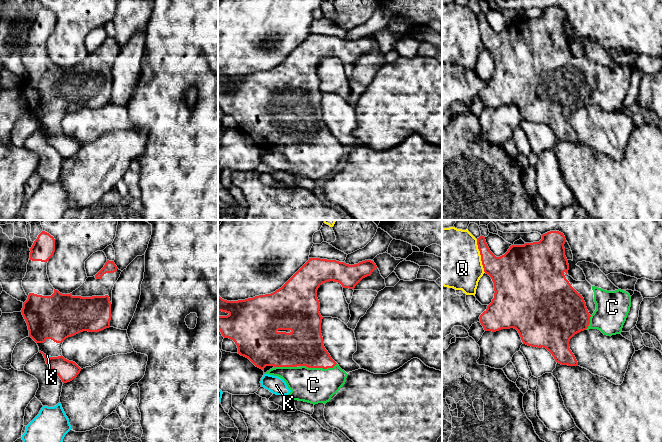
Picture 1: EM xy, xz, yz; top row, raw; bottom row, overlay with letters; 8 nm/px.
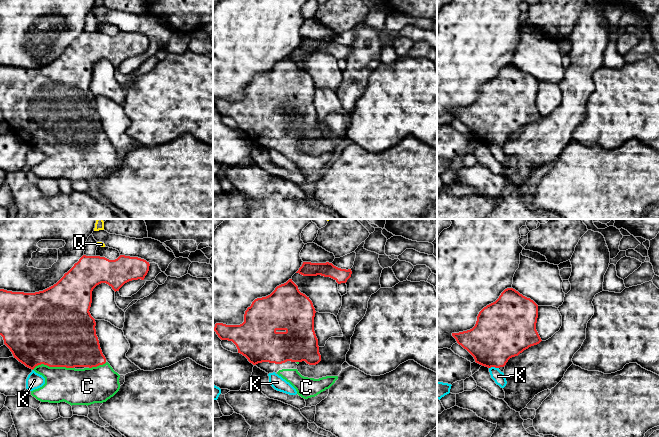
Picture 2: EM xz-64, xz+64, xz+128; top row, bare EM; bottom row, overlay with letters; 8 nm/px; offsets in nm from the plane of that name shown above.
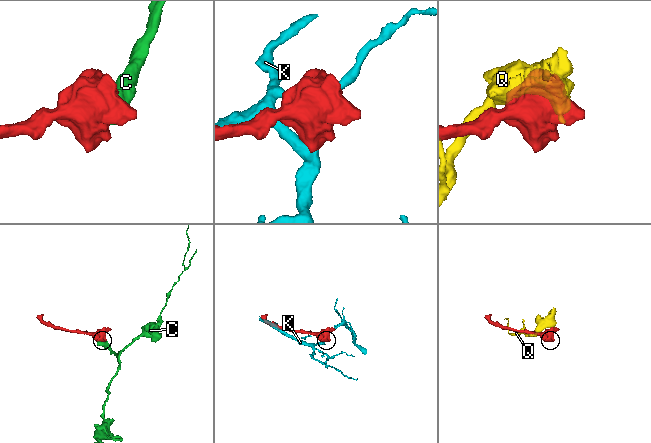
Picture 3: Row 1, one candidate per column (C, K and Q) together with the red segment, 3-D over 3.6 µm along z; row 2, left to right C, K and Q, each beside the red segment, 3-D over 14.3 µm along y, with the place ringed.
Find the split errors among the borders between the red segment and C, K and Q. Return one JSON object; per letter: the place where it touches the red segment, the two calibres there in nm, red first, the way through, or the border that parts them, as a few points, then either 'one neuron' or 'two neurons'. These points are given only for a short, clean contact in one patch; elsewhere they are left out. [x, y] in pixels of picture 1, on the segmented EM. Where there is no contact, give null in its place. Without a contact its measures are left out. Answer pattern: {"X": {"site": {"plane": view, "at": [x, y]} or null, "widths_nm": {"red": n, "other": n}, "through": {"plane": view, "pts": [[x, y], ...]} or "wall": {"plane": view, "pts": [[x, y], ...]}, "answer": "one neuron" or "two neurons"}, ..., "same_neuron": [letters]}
{"C": {"site": {"plane": "xz", "at": [318, 367]}, "widths_nm": {"red": 300, "other": 280}, "answer": "one neuron"}, "K": {"site": {"plane": "xy", "at": [47, 356]}, "widths_nm": {"red": 160, "other": 20}, "answer": "two neurons"}, "Q": {"site": {"plane": "yz", "at": [481, 256]}, "widths_nm": {"red": 280, "other": 480}, "answer": "two neurons"}, "same_neuron": ["C"]}

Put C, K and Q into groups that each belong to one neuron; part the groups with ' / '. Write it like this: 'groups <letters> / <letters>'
groups C / K / Q

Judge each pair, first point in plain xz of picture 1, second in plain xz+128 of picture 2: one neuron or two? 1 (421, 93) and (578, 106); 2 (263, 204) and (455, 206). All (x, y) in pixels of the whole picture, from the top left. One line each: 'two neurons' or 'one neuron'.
1: two neurons
2: two neurons

